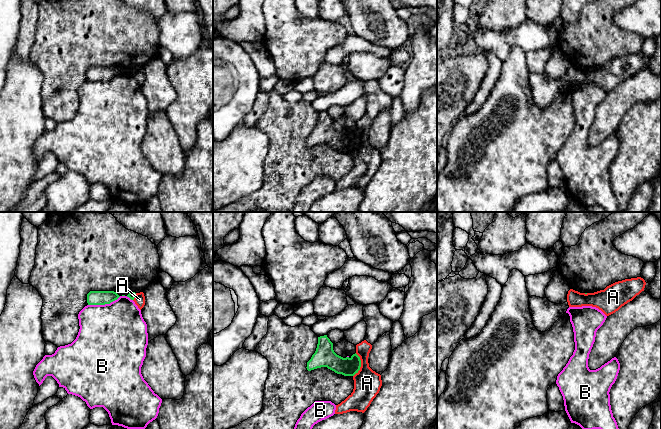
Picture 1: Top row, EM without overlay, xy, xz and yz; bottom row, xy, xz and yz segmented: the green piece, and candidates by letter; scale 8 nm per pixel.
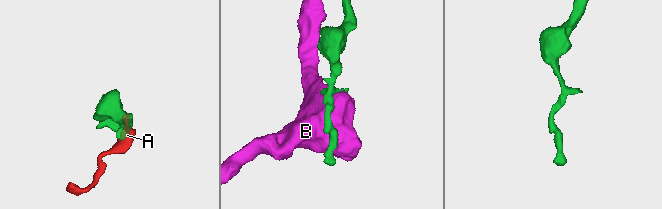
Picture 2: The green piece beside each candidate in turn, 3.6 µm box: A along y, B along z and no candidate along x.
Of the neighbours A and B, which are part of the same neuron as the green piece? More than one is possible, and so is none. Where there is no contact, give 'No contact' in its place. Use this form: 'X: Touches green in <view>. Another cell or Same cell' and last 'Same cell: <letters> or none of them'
A: Touches green in xz. Another cell
B: Touches green in xy. Another cell
Same cell: none of them

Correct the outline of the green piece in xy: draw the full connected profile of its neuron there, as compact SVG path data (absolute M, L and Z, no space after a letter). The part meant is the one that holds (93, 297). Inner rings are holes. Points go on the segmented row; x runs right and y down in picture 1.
M90 291L87 294L88 305L105 305L117 300L120 296L114 291Z

